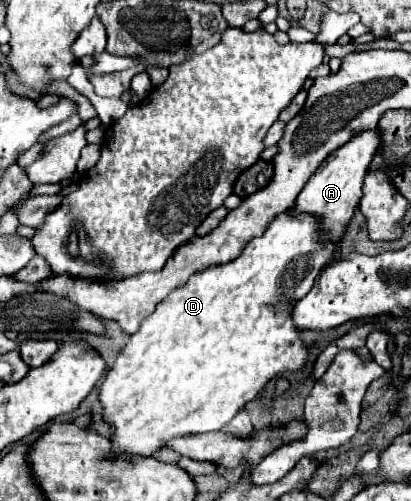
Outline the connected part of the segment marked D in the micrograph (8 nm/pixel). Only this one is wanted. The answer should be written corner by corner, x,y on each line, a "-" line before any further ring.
293,209
285,211
283,215
277,215
269,225
267,231
261,237
249,239
247,245
243,247
243,251
239,253
239,257
235,257
229,263
223,265
211,265
205,267
203,271
197,271
195,275
191,275
191,279
183,285
177,287
175,291
171,291
159,305
157,309
143,321
141,329
137,333
131,335
129,343
123,347
123,351
119,353
115,365
111,367
111,371
107,373
103,385
101,385
101,405
103,405
103,419
109,421
113,425
113,453
115,455
153,455
157,449
161,449
165,445
165,441
179,437
179,435
189,435
189,433
209,433
209,431
219,431
225,423
229,423
235,413
247,403
251,401
269,379
275,379
287,371
297,371
305,365
307,361
307,349
301,343
299,331
291,321
291,309
293,305
305,297
309,293
309,289
313,287
317,275
321,273
321,269
333,261
335,257
339,257
339,243
331,241
331,237
327,235
323,221
317,219
317,215
307,215
307,213
293,213

